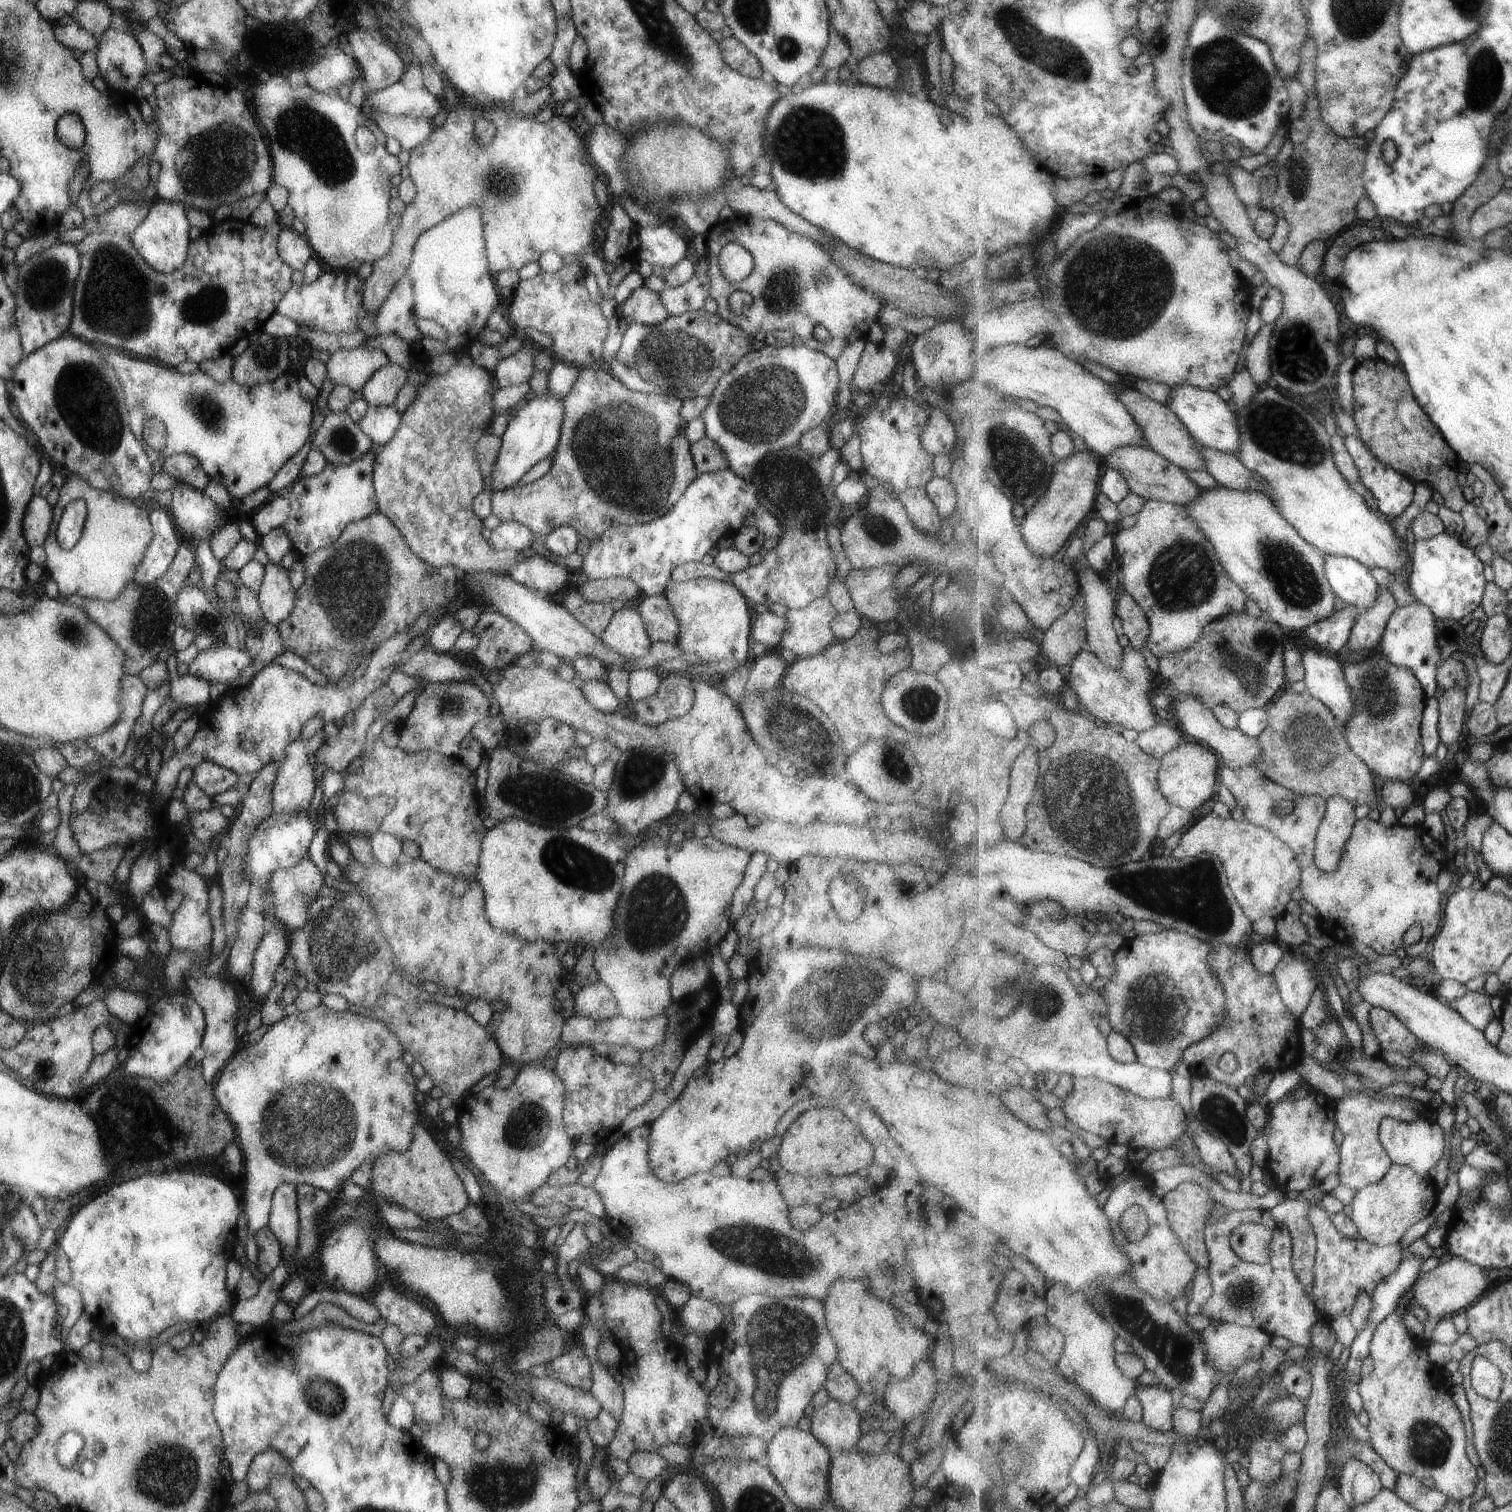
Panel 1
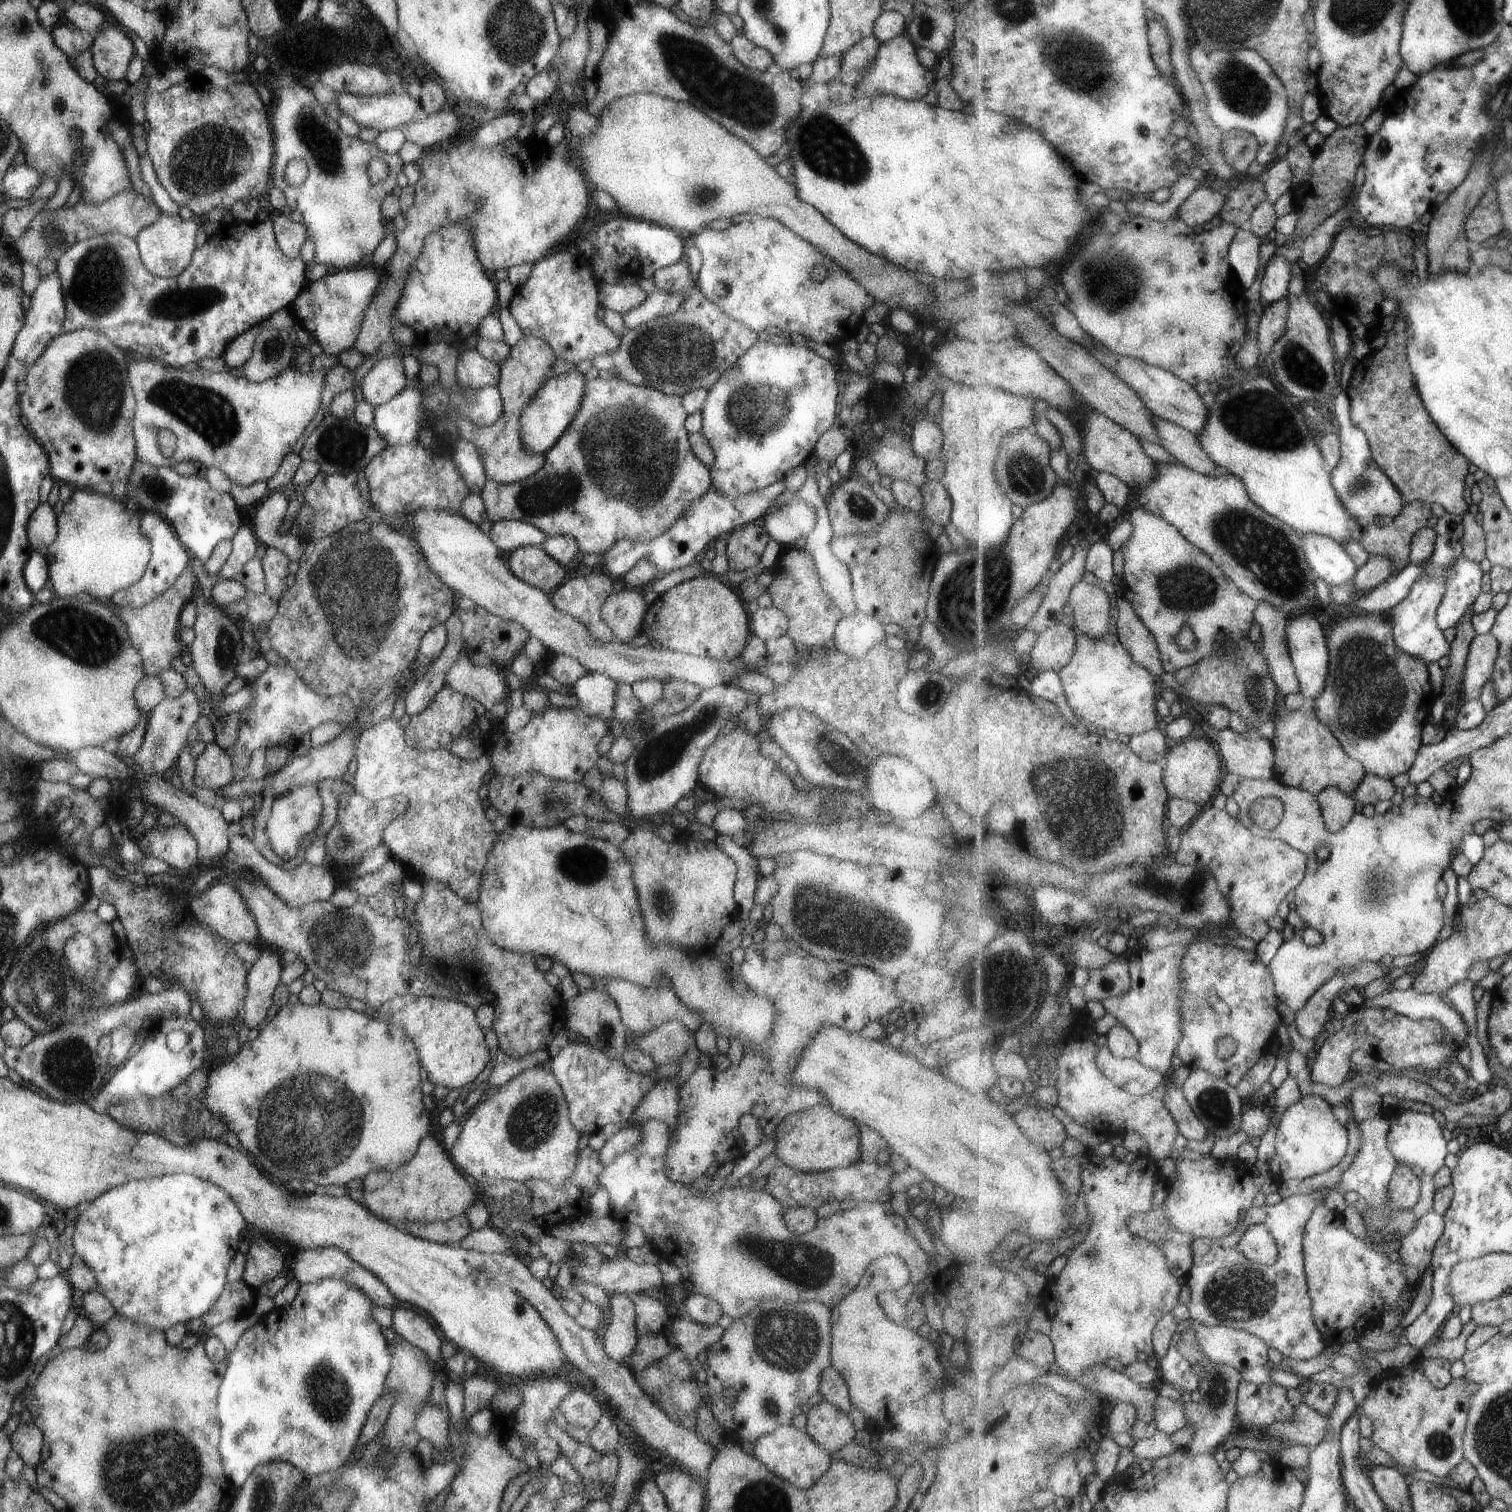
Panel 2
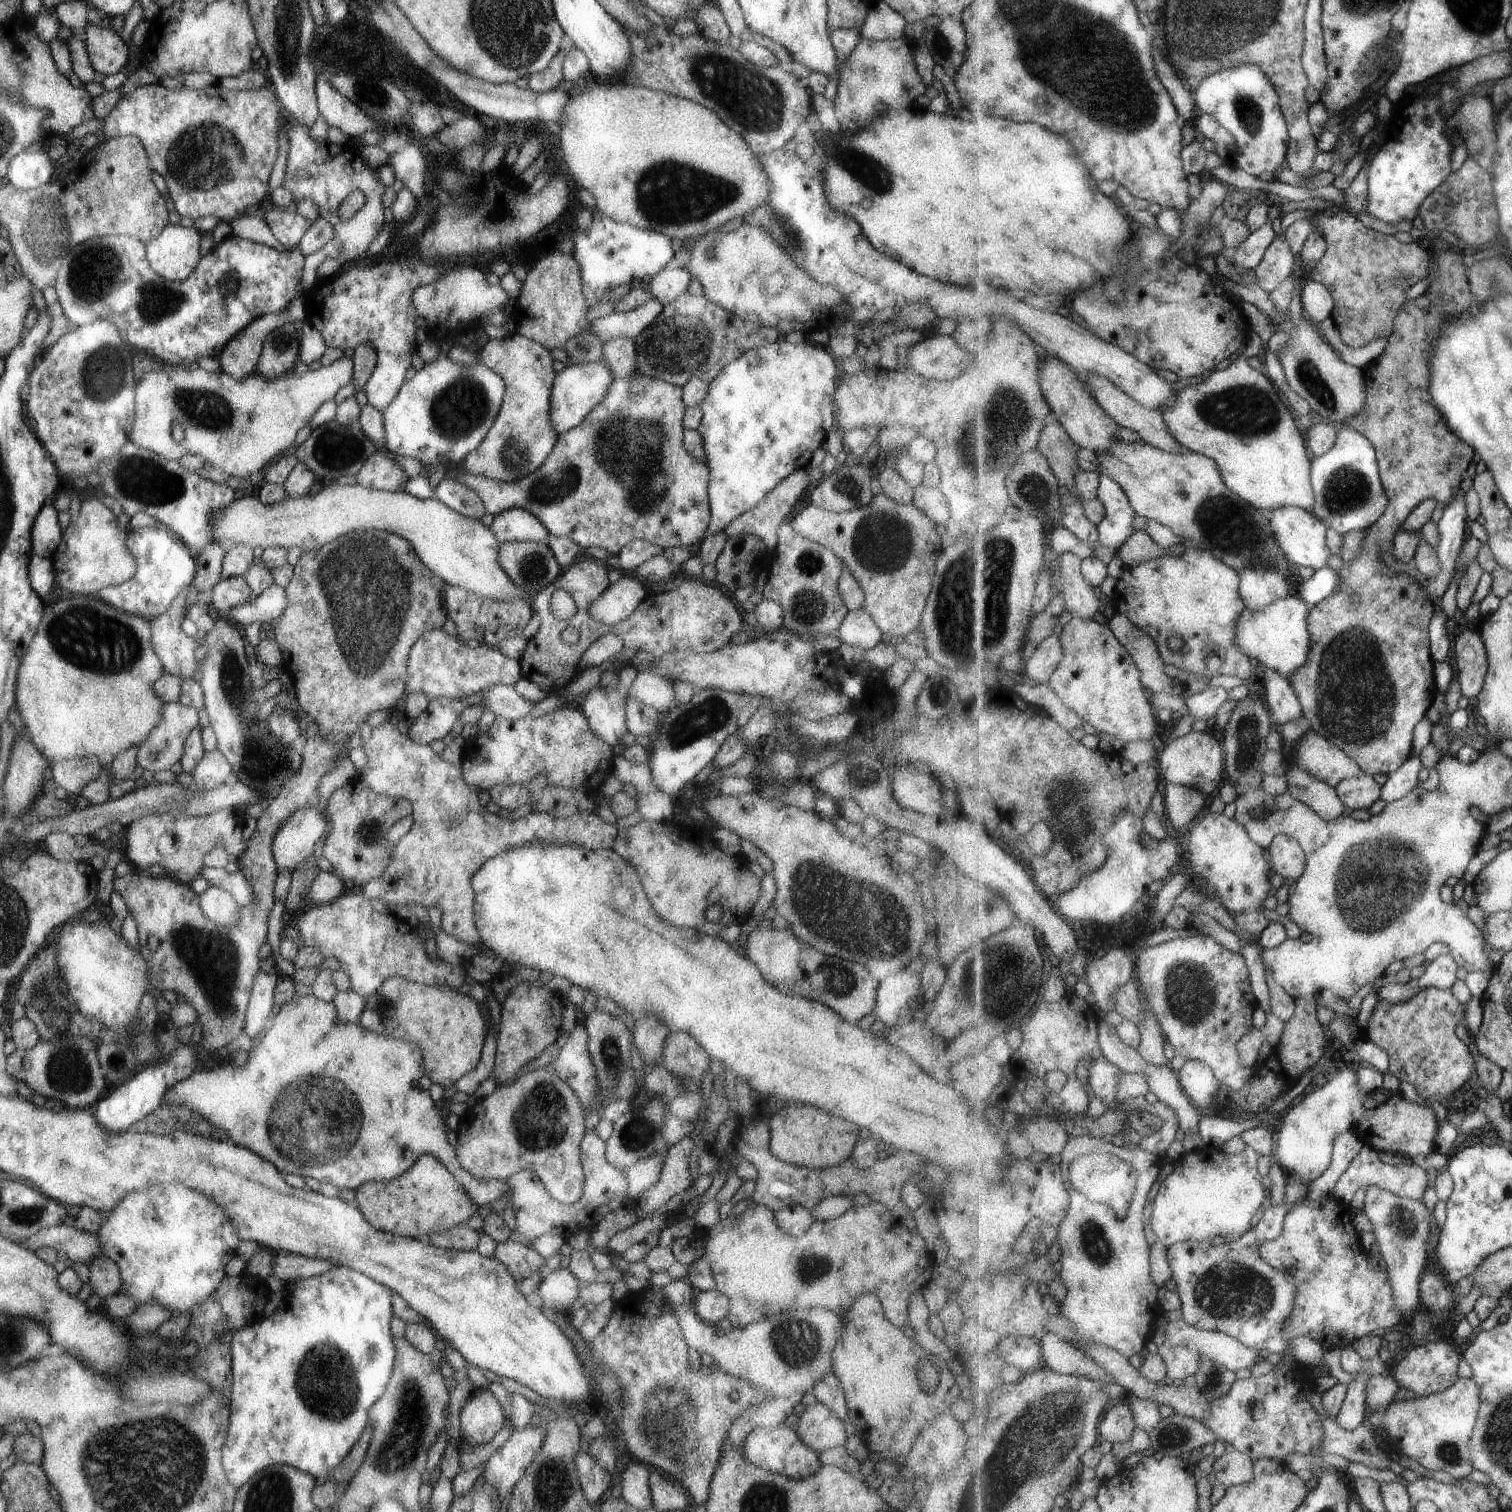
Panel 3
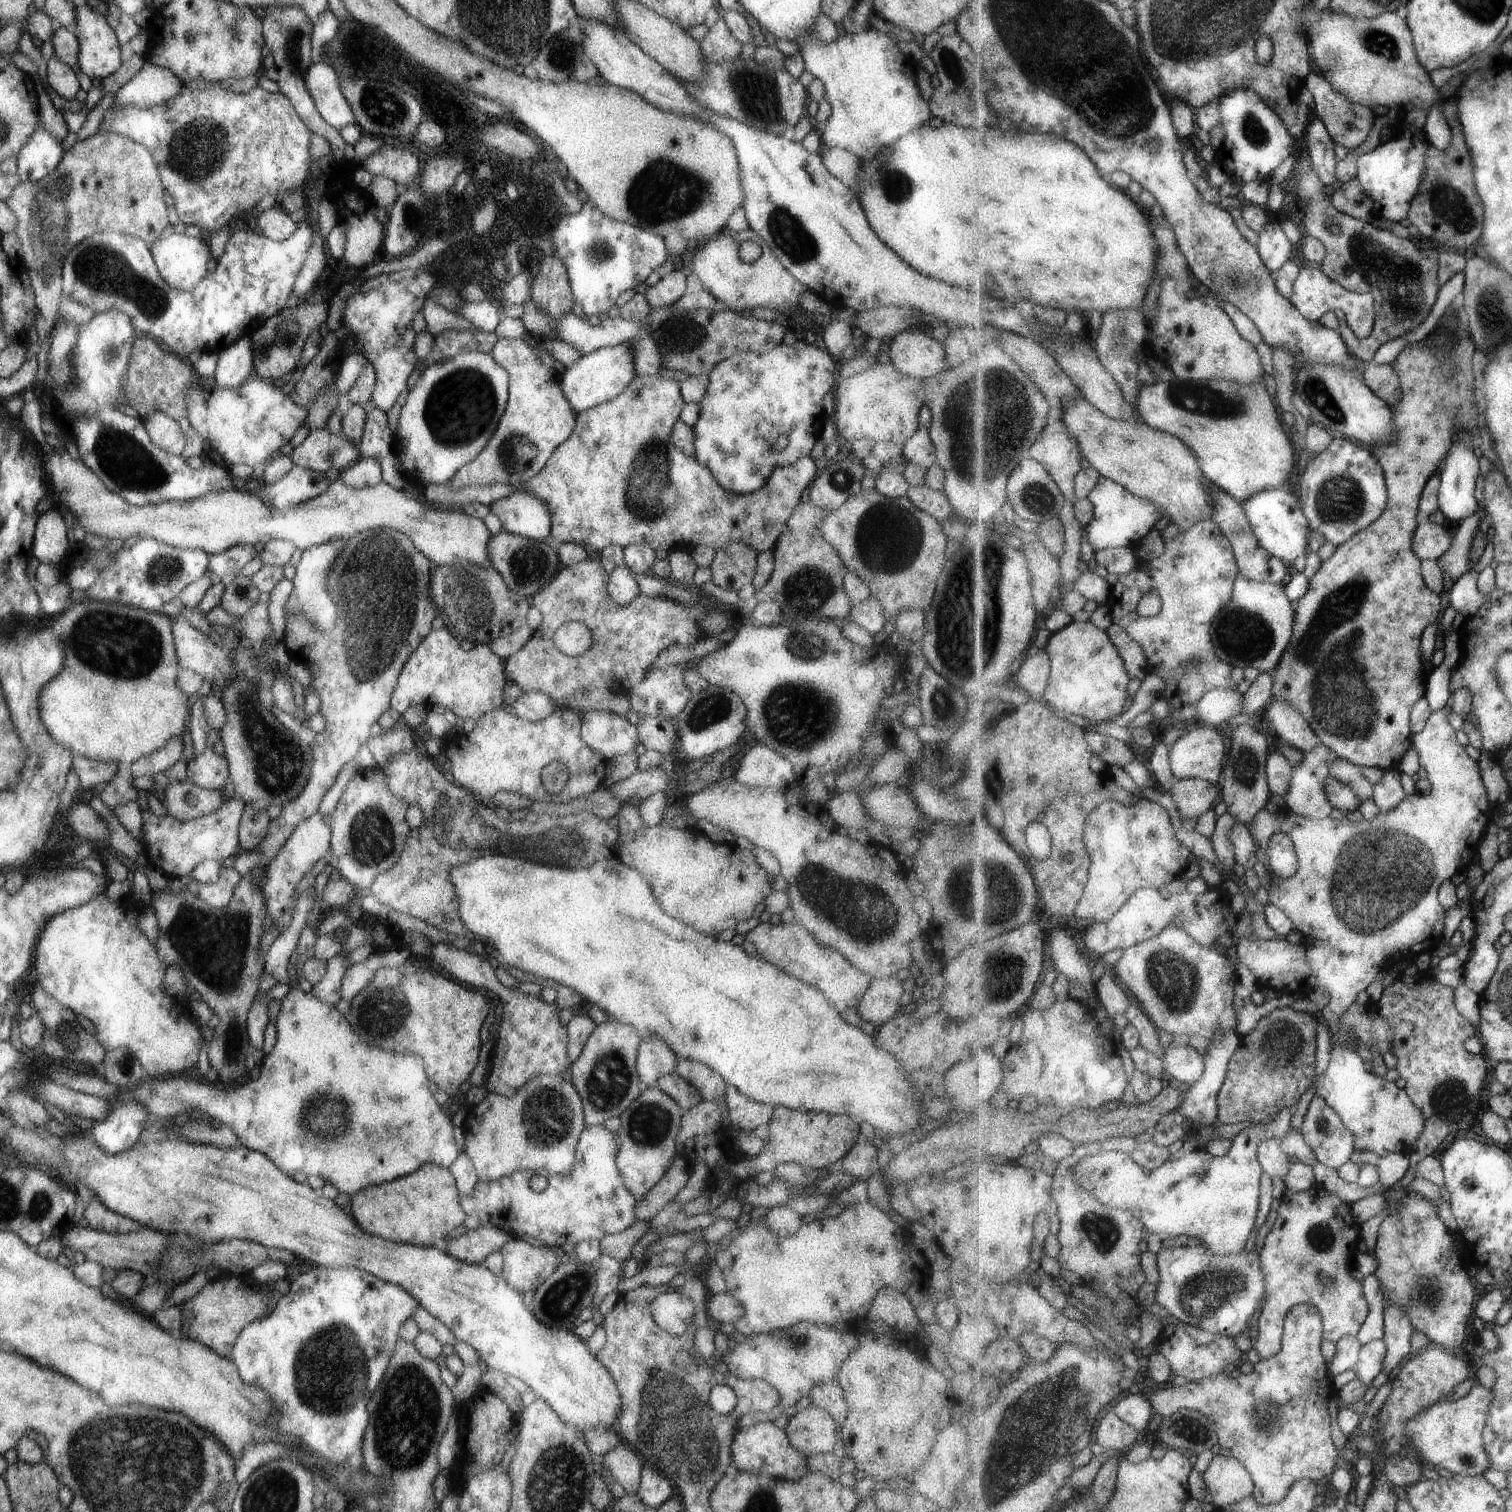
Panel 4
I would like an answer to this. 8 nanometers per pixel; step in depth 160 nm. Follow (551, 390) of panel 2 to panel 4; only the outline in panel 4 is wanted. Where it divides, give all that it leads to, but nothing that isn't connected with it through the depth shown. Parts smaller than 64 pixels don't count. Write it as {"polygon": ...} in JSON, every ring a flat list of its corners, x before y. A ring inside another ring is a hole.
{"polygon":[[635,339,615,346,601,347,581,355,575,362,568,365,567,370,564,370,561,376,557,378,561,392,575,414,615,398,639,375,634,371,632,342,635,342]]}

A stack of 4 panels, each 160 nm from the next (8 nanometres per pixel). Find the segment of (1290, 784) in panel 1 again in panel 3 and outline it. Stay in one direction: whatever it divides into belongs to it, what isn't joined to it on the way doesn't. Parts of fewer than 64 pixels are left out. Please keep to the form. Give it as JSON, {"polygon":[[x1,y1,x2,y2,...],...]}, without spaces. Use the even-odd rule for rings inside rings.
{"polygon":[[1311,730,1304,742,1297,747,1292,763,1299,763,1332,787,1341,784,1342,780,1357,778,1364,773,1359,763,1342,748]]}

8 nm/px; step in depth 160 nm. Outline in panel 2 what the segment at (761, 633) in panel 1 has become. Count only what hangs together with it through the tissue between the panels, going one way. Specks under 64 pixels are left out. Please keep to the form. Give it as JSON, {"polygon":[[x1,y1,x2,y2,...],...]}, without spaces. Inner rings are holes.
{"polygon":[[773,605,758,607,755,613,748,617,748,629,763,642,785,634,787,627,787,617]]}

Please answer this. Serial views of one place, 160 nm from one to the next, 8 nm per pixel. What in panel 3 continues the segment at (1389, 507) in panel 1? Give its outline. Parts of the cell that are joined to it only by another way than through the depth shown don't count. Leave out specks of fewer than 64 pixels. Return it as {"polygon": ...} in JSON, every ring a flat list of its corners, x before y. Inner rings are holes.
{"polygon":[[1349,424,1338,426,1337,434,1339,439,1327,454,1312,458,1312,483,1316,492,1313,513,1327,528,1344,535,1365,531,1375,524,1387,510,1389,497,1380,476,1374,444]]}

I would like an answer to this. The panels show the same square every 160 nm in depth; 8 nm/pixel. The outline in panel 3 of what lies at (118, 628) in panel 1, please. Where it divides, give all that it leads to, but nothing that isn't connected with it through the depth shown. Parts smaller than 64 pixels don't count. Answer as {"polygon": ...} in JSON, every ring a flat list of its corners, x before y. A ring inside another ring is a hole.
{"polygon":[[183,587,178,595,168,604,168,607,154,617,147,618,150,628,150,641,153,652,158,656,164,673,179,675,180,677,190,677,193,672,197,672,198,665,195,662,195,650,199,642,194,637,187,637,179,628,182,618,186,612,185,594,186,587]]}

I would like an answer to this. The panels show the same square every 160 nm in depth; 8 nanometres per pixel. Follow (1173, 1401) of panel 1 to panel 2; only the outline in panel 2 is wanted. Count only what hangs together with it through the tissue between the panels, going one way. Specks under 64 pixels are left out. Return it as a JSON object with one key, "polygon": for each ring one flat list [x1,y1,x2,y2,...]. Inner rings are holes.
{"polygon":[[1097,1363,1092,1369,1083,1373,1078,1382,1087,1390,1093,1390,1099,1395,1102,1395,1102,1399,1106,1401,1108,1405,1125,1401,1135,1406,1138,1412,1136,1418,1137,1422,1135,1422,1133,1428,1129,1432,1135,1442,1150,1439,1152,1436,1155,1436,1158,1428,1154,1417,1154,1406,1156,1405,1157,1399,1160,1397,1158,1395,1157,1386,1149,1387,1140,1385,1123,1371,1123,1369,1109,1364,1106,1365,1105,1363]]}

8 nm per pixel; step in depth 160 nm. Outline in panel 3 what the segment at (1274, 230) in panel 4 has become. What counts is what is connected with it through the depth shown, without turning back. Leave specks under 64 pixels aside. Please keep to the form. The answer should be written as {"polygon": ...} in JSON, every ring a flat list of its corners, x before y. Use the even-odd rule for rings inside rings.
{"polygon":[[1277,234,1263,260,1254,268,1254,281,1270,293,1295,270,1295,253,1284,234]]}

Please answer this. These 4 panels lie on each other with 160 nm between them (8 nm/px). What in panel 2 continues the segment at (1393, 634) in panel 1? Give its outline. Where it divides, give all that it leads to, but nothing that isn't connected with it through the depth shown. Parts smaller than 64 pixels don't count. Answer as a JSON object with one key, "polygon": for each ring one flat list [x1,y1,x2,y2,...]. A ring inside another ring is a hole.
{"polygon":[[1445,513,1436,522,1436,549,1428,560,1426,575,1421,575,1413,585,1411,592,1392,611,1394,612,1394,635,1396,643,1413,656,1421,657,1427,664,1437,662,1452,653,1451,643,1445,640,1443,629,1438,625,1438,608,1446,595,1446,586,1450,570,1464,549,1464,517]]}

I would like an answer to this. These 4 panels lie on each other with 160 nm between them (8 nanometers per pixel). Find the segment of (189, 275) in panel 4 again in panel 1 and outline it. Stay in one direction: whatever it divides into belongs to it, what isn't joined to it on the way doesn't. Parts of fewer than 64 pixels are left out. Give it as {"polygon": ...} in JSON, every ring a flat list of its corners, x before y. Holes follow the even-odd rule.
{"polygon":[[157,198,148,207,145,218,129,235,133,248,152,269,170,273,179,268,186,259,189,243,189,222,182,205]]}

